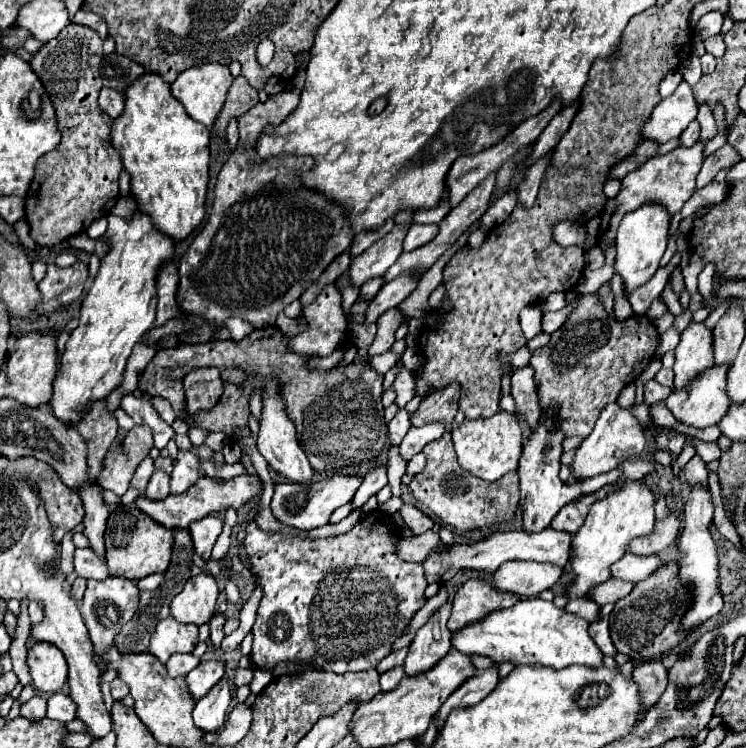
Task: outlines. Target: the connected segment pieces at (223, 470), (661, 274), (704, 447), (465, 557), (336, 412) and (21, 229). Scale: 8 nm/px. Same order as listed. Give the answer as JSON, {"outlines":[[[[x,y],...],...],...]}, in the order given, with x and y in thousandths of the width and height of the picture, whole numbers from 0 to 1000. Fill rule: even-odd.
{"outlines":[[[[267,612],[267,618],[269,618],[269,626],[272,626],[272,634],[275,634],[275,636],[280,636],[280,639],[307,642],[315,639],[315,636],[328,634],[328,626],[326,626],[324,619],[300,619],[296,623],[288,623],[288,620],[283,620],[283,618],[280,618],[280,615],[275,615],[275,612]]],[[[908,337],[902,342],[902,348],[891,358],[883,358],[865,382],[857,382],[849,390],[838,390],[838,396],[840,396],[840,401],[843,401],[843,406],[846,406],[851,420],[865,420],[870,414],[875,398],[883,396],[886,388],[891,385],[891,377],[897,374],[897,364],[910,356],[910,348],[913,348],[913,337]]],[[[918,583],[918,586],[932,594],[934,607],[937,607],[945,618],[953,618],[953,615],[964,615],[964,612],[966,612],[966,599],[961,596],[961,591],[934,591],[934,588],[926,586],[926,583]]],[[[725,709],[720,714],[704,714],[704,711],[666,711],[655,717],[653,722],[645,722],[631,730],[605,730],[597,738],[580,738],[572,751],[567,754],[572,781],[594,781],[605,775],[615,759],[637,759],[650,765],[664,765],[674,751],[682,749],[717,749],[717,751],[736,751],[747,757],[757,757],[763,749],[763,733],[765,733],[765,714],[747,711],[747,709]]],[[[361,436],[339,441],[334,452],[326,452],[320,457],[288,455],[277,460],[248,460],[213,468],[200,489],[192,495],[186,505],[186,521],[197,521],[197,527],[224,532],[237,559],[245,559],[253,570],[277,572],[283,578],[296,575],[304,583],[312,583],[312,572],[331,570],[336,553],[331,535],[339,519],[339,497],[345,497],[350,508],[361,508],[366,500],[371,500],[371,505],[377,508],[377,527],[385,553],[398,570],[401,594],[409,602],[420,628],[452,628],[468,620],[505,612],[513,594],[519,591],[519,564],[513,559],[511,540],[513,500],[503,497],[492,481],[473,487],[454,484],[444,495],[417,495],[412,492],[412,476],[387,468],[387,455],[387,447],[374,444],[371,436]],[[263,487],[288,489],[294,495],[326,492],[331,497],[331,508],[326,516],[312,516],[302,511],[302,527],[296,529],[291,543],[283,551],[267,551],[261,559],[256,559],[248,553],[251,548],[244,508],[251,499],[264,492]]],[[[32,293],[24,294],[19,301],[17,301],[19,307],[21,309],[28,325],[42,336],[47,336],[51,330],[52,326],[50,326],[42,317],[39,311],[39,302],[36,297]]]]}

